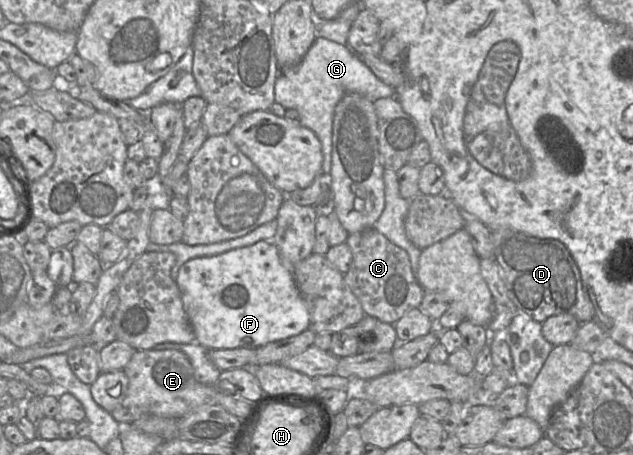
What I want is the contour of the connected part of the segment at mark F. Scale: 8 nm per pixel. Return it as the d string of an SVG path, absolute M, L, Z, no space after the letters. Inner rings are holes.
M261 240L254 243L253 245L232 249L216 256L204 256L190 259L180 267L176 279L176 284L181 294L183 307L195 332L195 342L208 350L234 349L244 347L256 349L267 343L298 335L309 328L309 313L296 286L293 277L293 268L283 262L278 248L271 240Z

